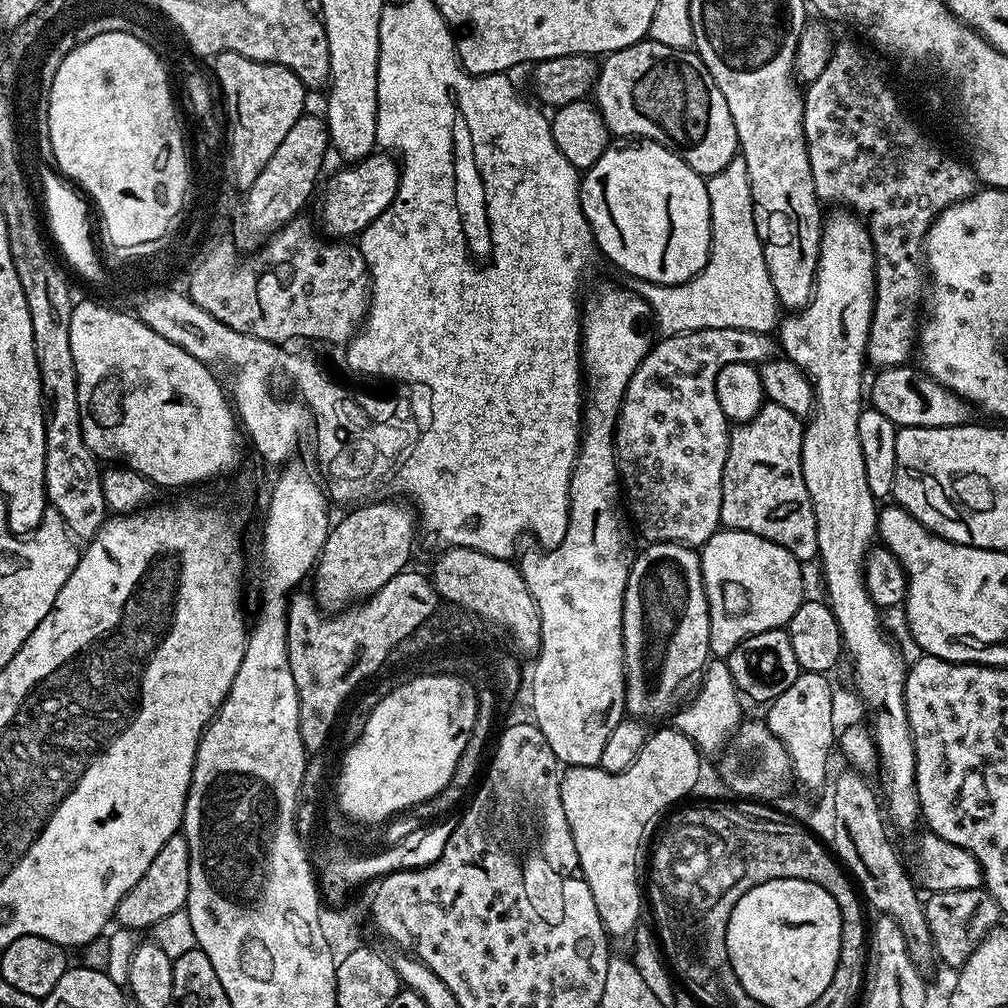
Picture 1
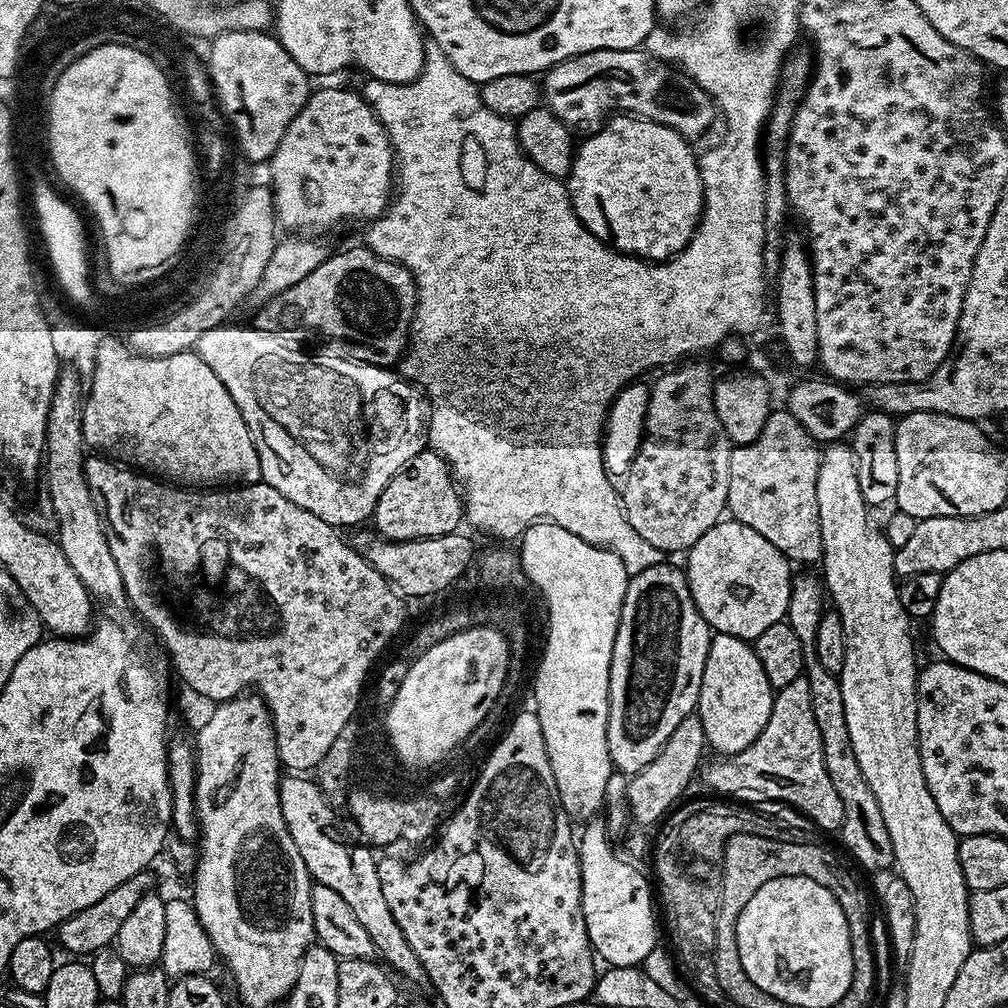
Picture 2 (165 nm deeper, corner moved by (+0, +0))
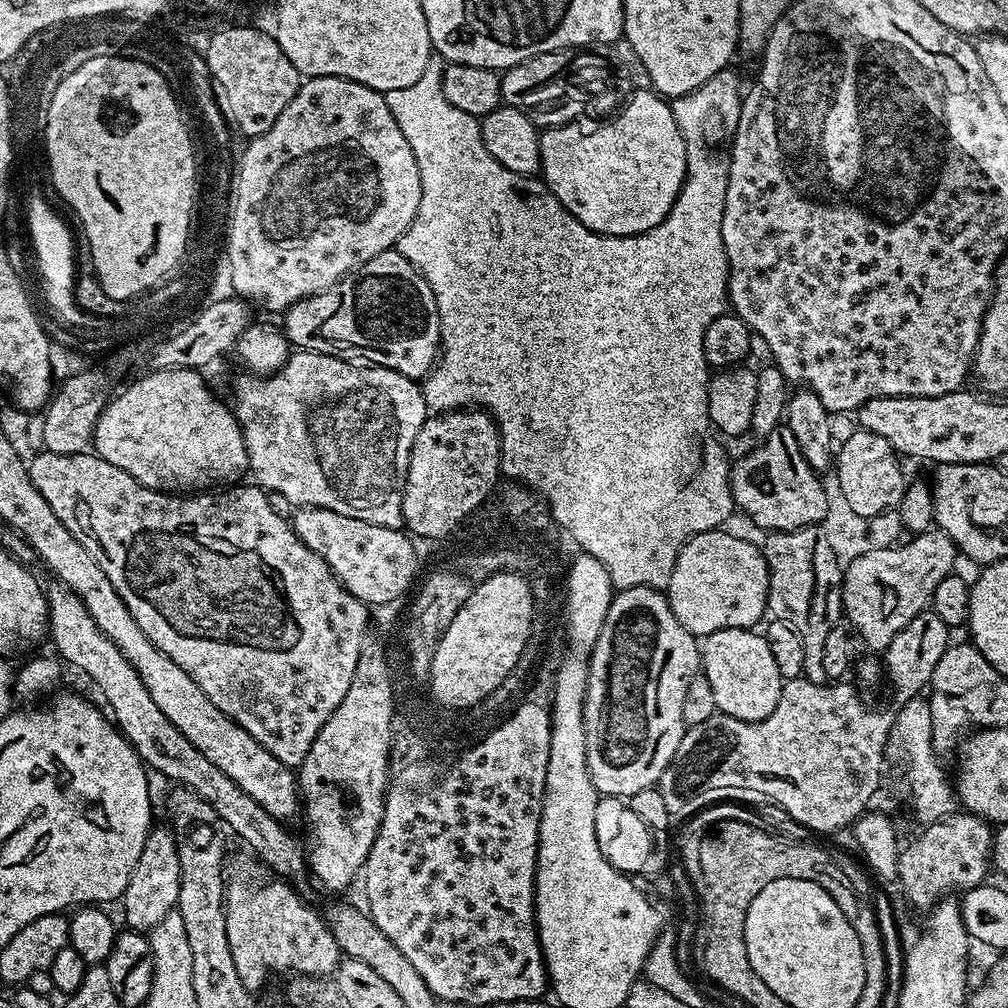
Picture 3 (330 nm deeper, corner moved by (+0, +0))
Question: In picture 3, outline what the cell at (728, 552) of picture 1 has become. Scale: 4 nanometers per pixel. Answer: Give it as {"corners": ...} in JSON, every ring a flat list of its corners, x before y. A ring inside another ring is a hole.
{"corners":[[720,530,717,532,703,532,697,536,691,536,682,546,682,550,678,554,678,558,674,562,674,570,672,577,666,589,668,597,668,605,670,610,674,610,674,618,678,618,678,622,682,622,682,626,686,626,686,630,690,630,693,636,703,638,710,634,714,634,718,630,726,630,728,627,755,629,756,616,765,615,768,606,768,567,766,566,766,558,763,551,759,547,756,548,748,540,743,540,740,536,735,536,732,532,724,532,728,530]]}

